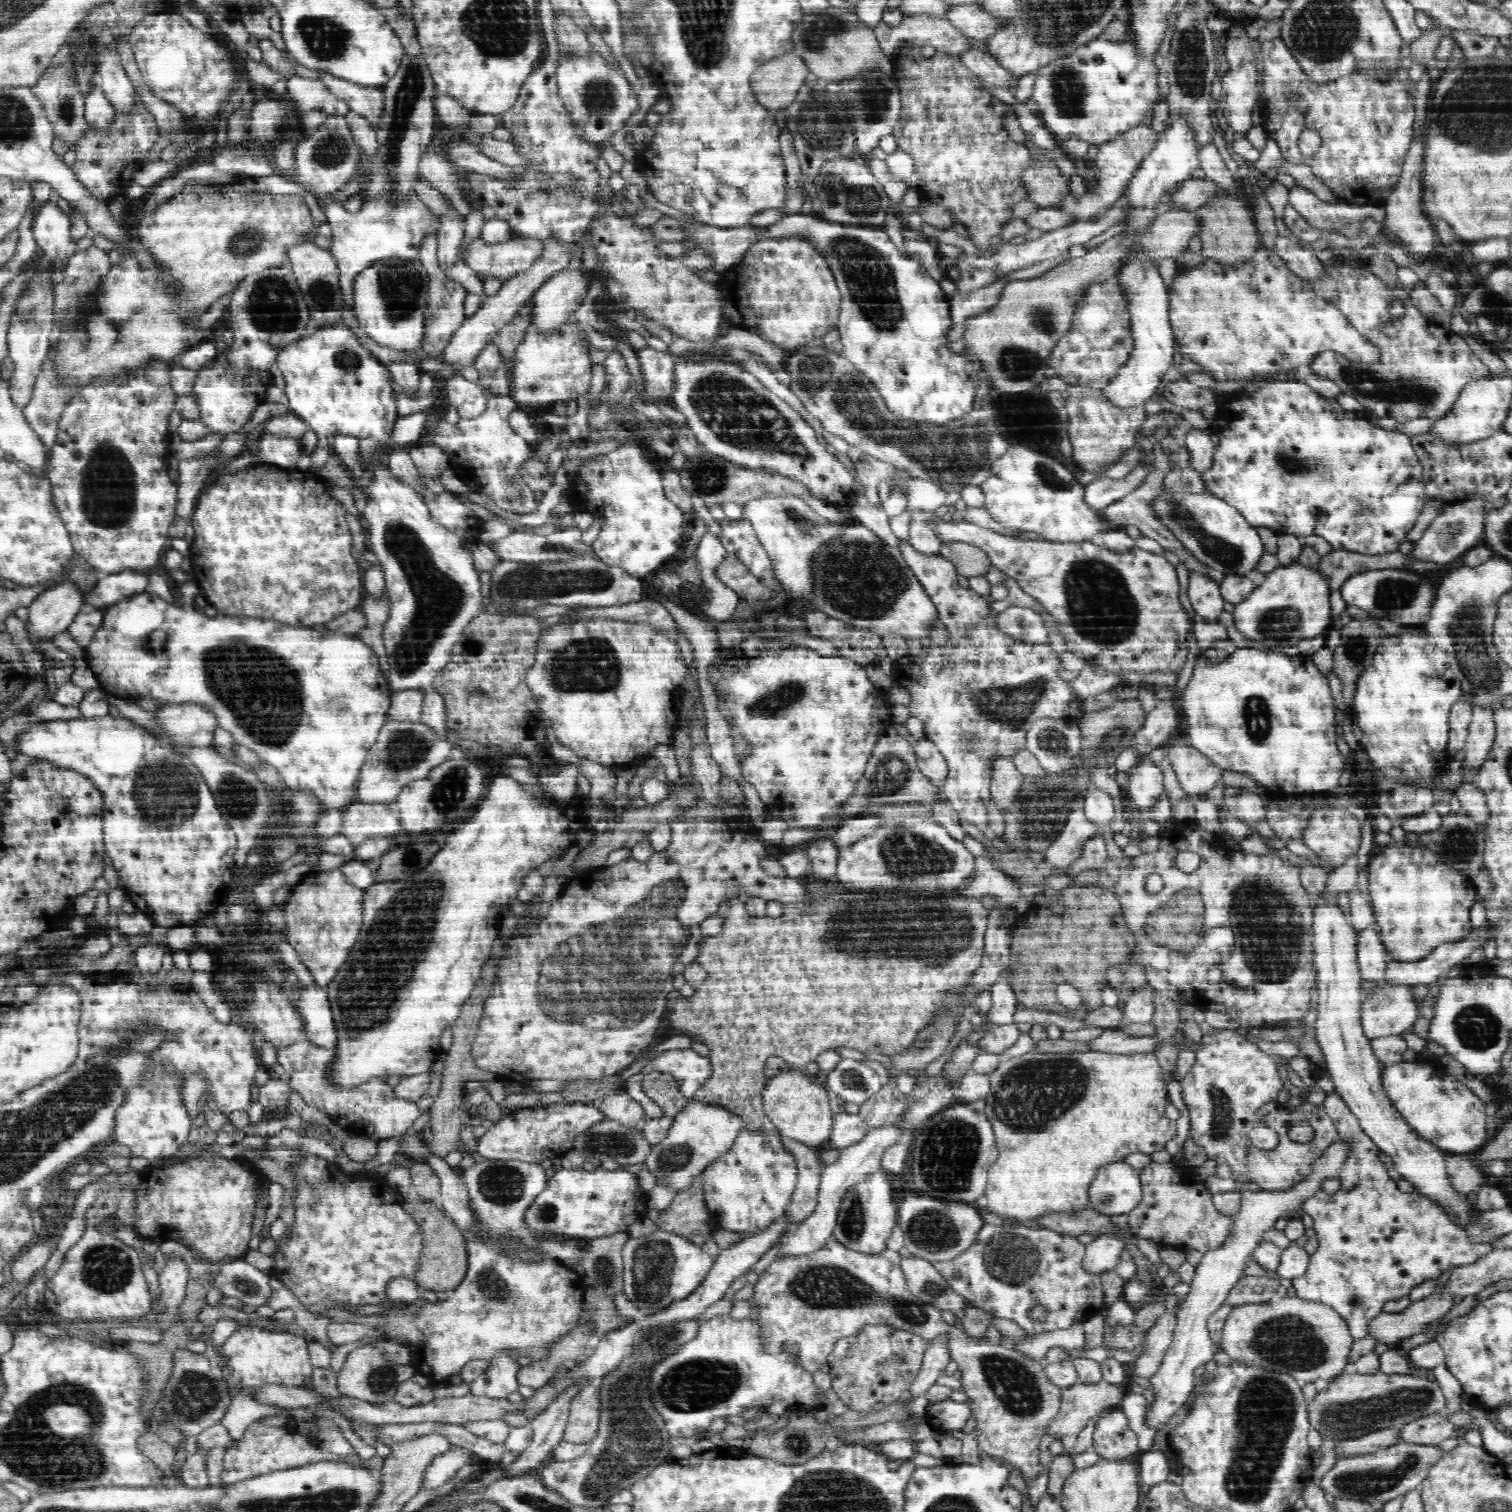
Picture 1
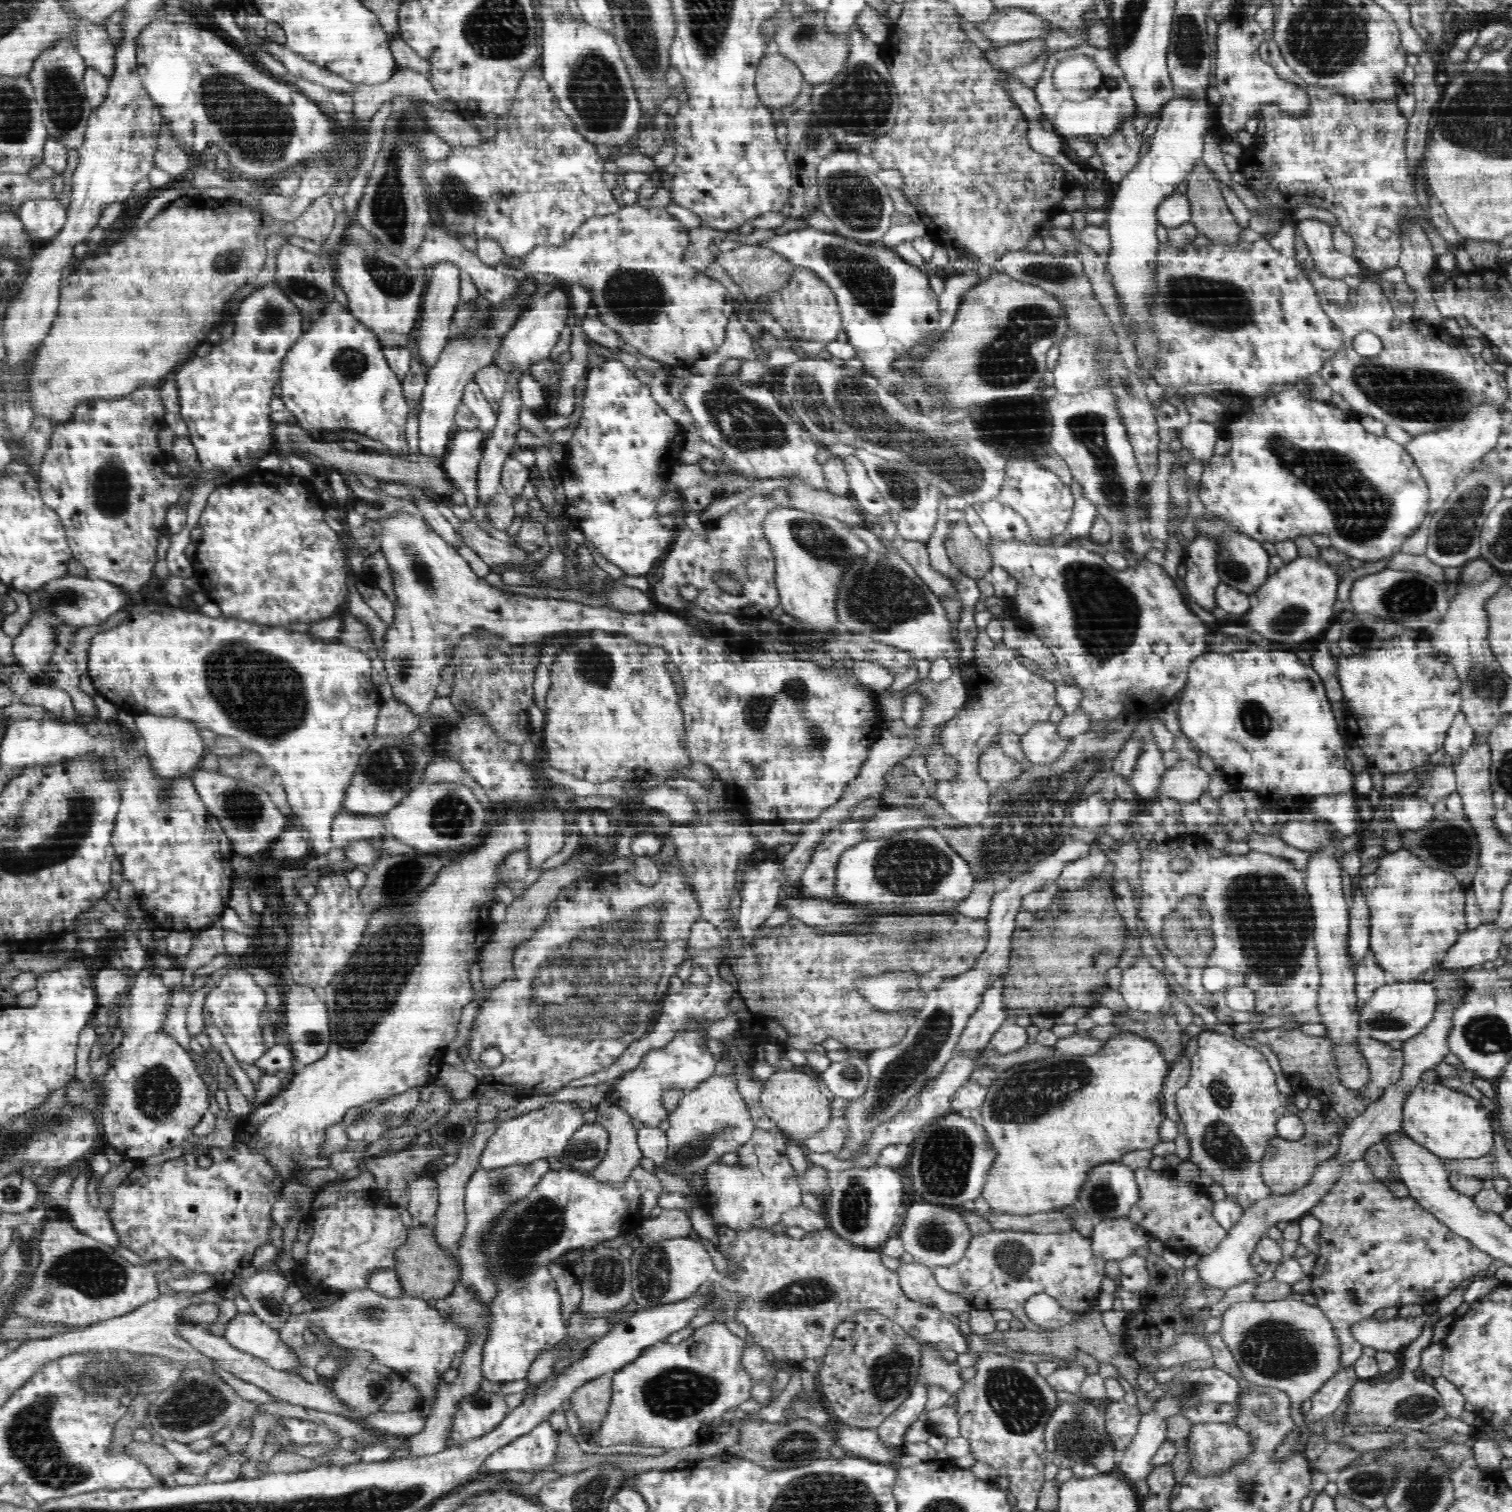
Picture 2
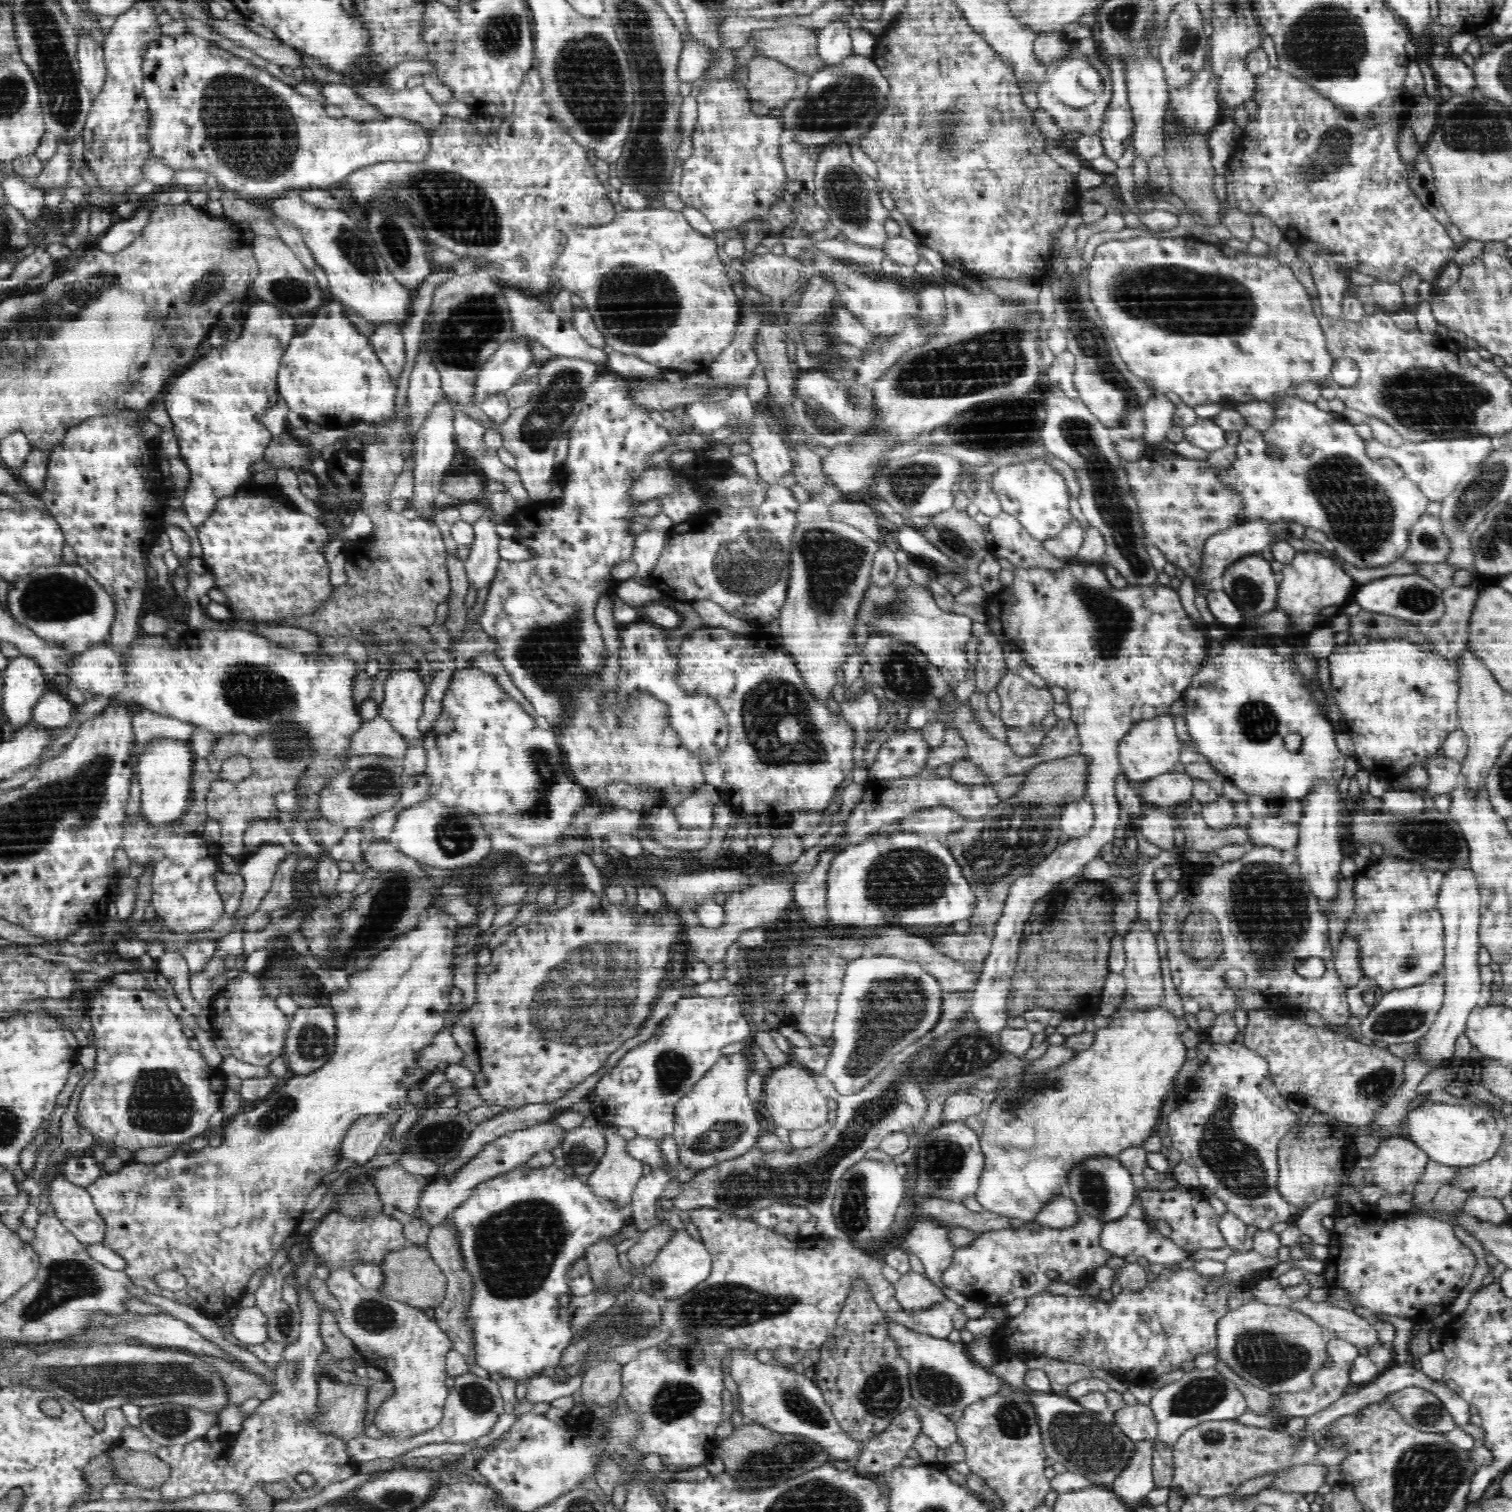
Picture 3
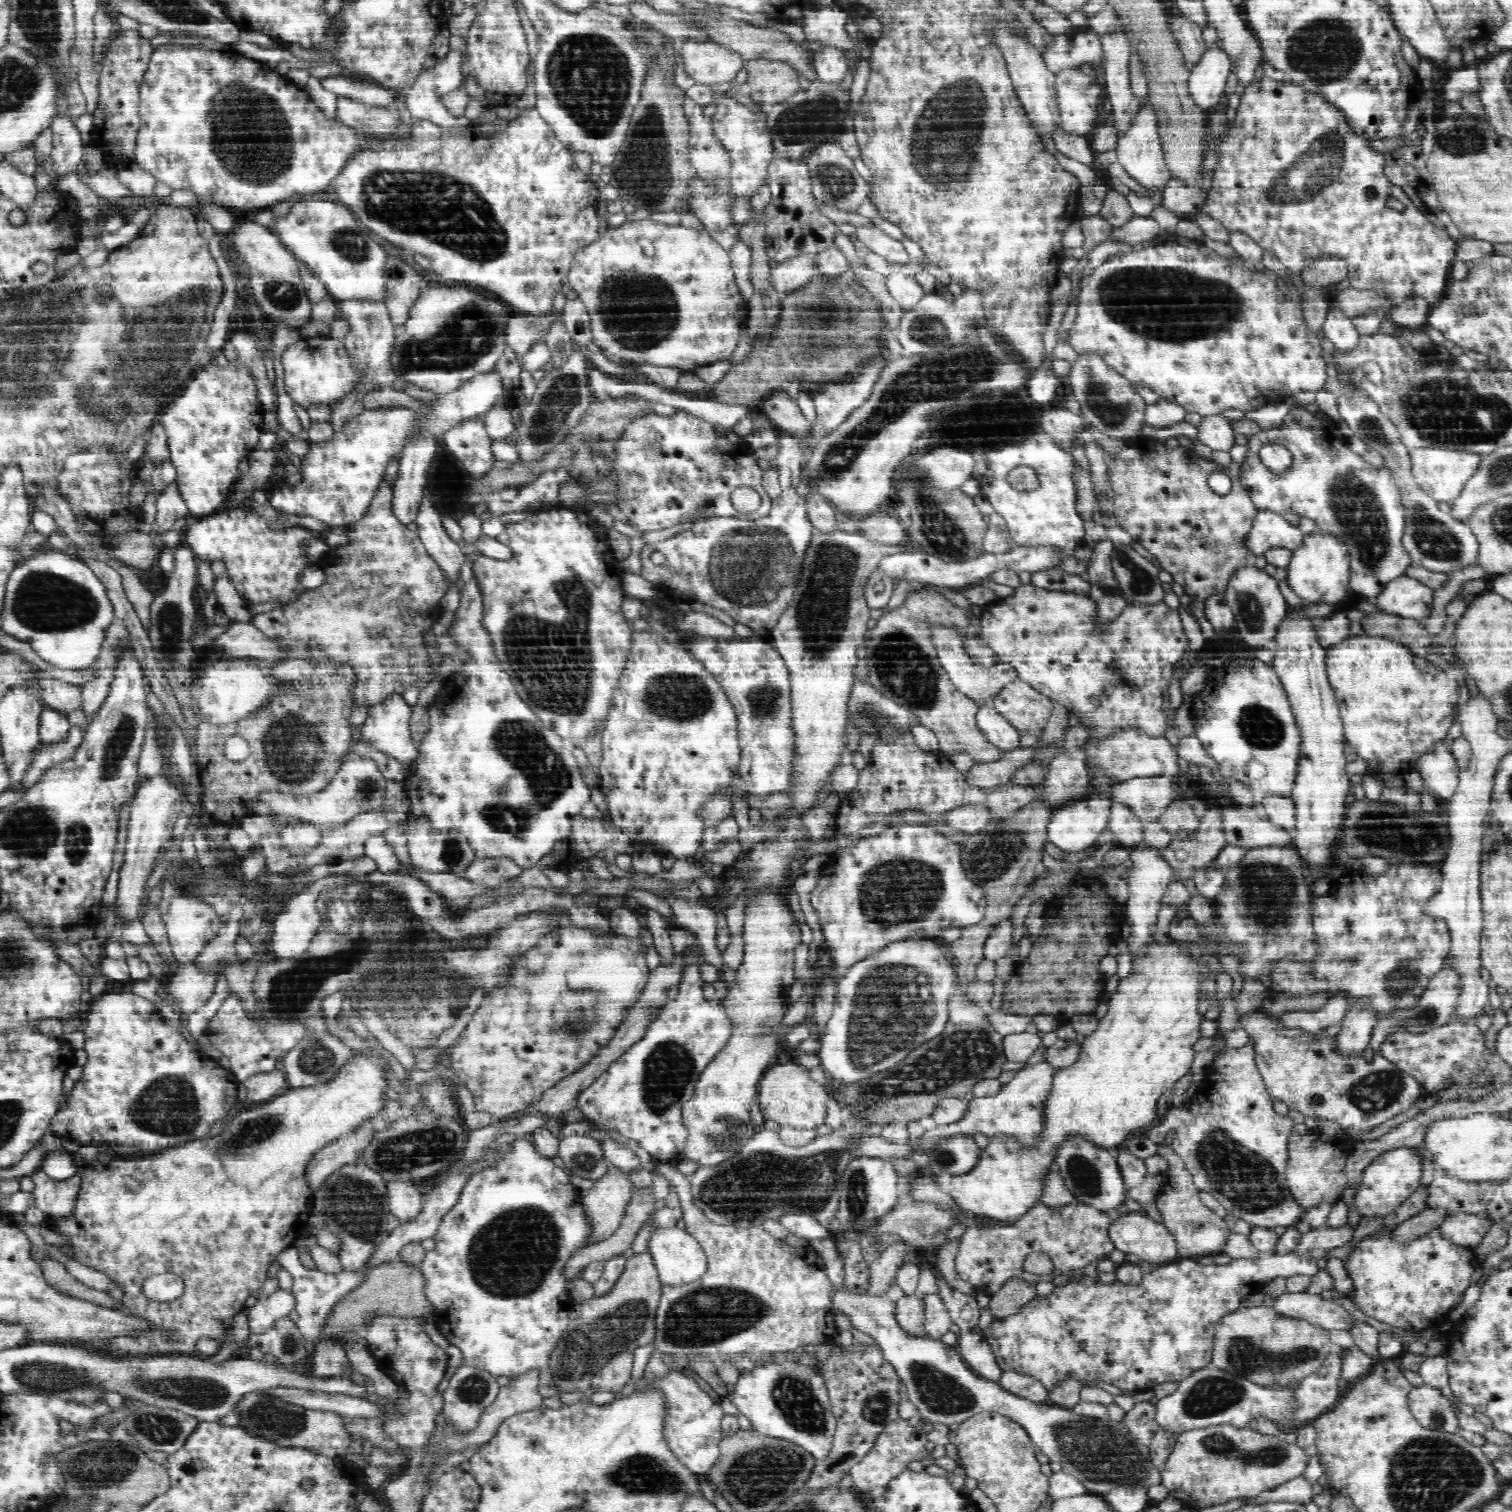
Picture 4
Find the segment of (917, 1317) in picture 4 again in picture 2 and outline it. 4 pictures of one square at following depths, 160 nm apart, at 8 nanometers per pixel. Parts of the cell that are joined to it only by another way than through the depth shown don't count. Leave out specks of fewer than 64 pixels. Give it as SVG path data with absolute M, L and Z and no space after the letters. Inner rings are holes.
M901 1262L896 1271L901 1289L910 1300L936 1307L946 1316L968 1312L972 1308L962 1296L944 1290L938 1284L933 1268L921 1262Z

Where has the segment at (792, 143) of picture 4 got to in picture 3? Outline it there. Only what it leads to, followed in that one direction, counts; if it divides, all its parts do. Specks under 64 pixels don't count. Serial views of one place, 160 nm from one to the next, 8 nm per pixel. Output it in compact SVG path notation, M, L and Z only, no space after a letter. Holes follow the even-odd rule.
M852 54L844 62L826 66L810 77L808 91L789 100L783 107L783 128L792 132L792 140L802 145L852 144L870 130L884 104L890 86L882 78L877 64L870 57Z

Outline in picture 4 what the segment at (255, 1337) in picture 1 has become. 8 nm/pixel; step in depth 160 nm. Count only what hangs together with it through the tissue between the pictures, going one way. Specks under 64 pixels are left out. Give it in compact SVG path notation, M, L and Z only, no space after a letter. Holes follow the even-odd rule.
M276 1289L268 1296L257 1299L255 1305L249 1308L247 1319L252 1335L259 1336L272 1328L276 1320L288 1316L295 1308L294 1293L288 1290Z

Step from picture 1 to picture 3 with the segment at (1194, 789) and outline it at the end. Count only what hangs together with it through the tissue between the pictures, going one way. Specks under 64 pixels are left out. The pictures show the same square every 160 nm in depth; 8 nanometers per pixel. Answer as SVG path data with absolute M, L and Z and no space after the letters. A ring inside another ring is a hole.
M1172 771L1139 786L1139 797L1145 808L1152 805L1160 807L1185 804L1193 796L1193 786L1194 781L1188 774Z

